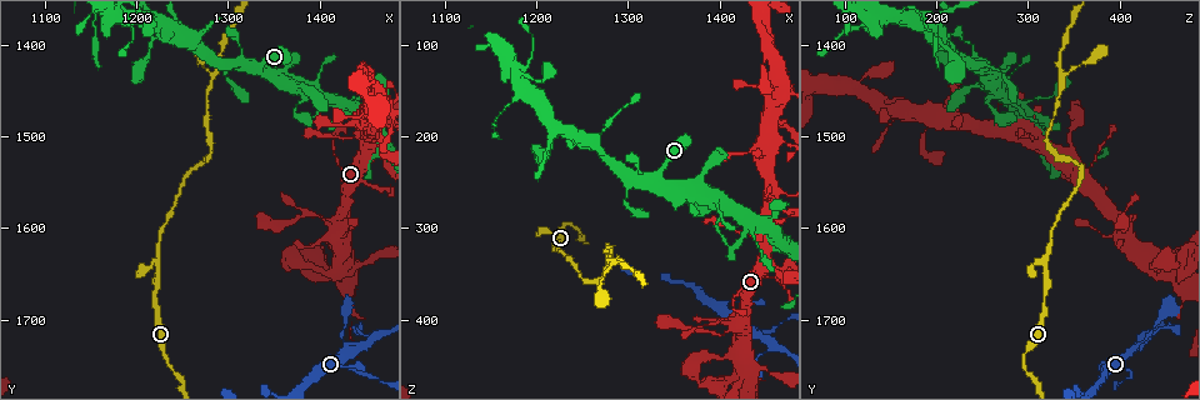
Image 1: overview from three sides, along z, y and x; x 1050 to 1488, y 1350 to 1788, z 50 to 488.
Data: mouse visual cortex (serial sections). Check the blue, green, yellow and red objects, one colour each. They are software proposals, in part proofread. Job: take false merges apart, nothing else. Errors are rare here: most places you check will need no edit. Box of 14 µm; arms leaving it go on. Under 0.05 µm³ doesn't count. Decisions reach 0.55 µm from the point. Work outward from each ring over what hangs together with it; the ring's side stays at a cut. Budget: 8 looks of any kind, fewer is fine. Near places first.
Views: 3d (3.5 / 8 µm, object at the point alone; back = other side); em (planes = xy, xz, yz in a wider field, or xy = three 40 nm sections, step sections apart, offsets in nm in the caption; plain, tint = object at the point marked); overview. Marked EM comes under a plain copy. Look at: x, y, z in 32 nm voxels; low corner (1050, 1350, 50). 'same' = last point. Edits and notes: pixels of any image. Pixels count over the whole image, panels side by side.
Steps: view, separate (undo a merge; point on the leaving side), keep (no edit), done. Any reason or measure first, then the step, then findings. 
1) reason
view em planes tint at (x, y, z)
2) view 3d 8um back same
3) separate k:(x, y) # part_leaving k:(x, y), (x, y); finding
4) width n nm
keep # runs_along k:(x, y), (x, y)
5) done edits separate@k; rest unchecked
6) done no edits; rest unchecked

arms part here
view 3d 3.5um at (1225, 1640, 320)

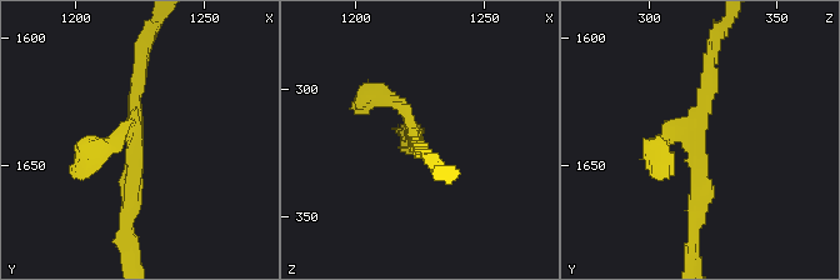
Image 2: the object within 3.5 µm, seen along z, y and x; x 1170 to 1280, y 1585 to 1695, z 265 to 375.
arms 3; arm_widths 200, 250, 250 nm; shape alone is not enough
view em xy step 3 tint at (1223, 1637, 320)

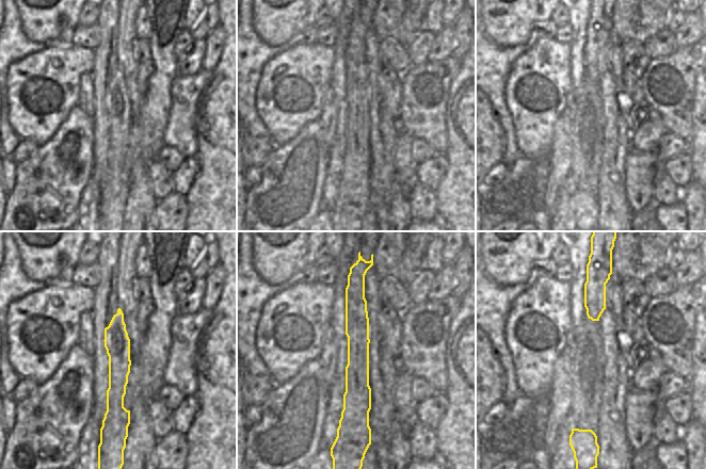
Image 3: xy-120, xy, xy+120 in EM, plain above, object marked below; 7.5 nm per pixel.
cut it another way
view em xy step 5 tint same

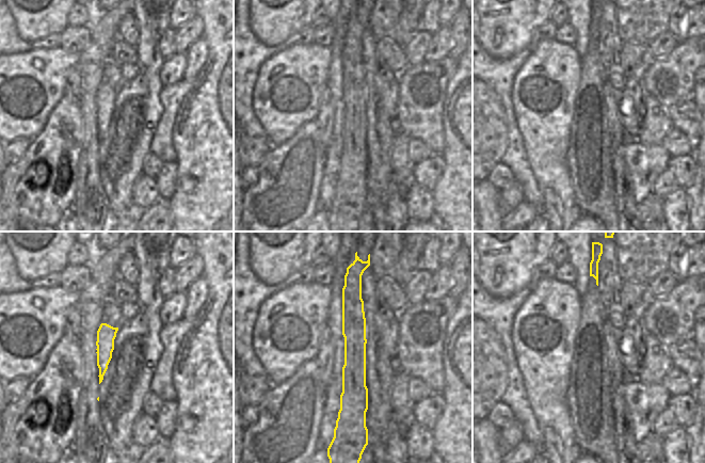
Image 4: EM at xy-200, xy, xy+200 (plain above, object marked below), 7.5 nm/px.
keep # runs_along 4:(358, 281), (354, 404), (345, 421); all the same cell

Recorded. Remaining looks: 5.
three-way junction
view 3d 3.5um at (1280, 1440, 340)

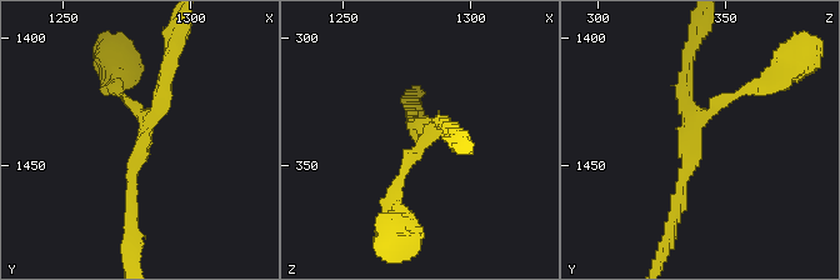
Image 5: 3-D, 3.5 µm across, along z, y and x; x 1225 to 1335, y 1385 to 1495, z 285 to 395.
arms 3; arm_widths 150, 150, 200 nm; need the tissue
view em xy step 2 tint at (1281, 1437, 336)

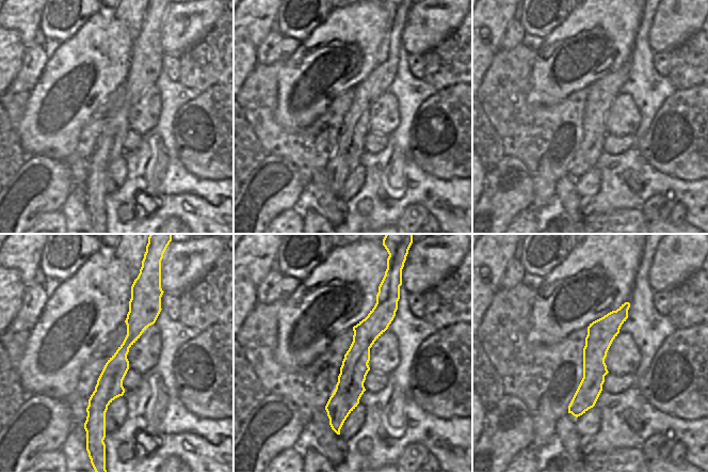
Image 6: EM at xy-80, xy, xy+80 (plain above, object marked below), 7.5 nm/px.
keep # runs_along 5:(675, 206), (691, 130), (753, 88); all the same cell

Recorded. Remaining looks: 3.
abrupt turn
view 3d 3.5um at (1460, 1485, 280)

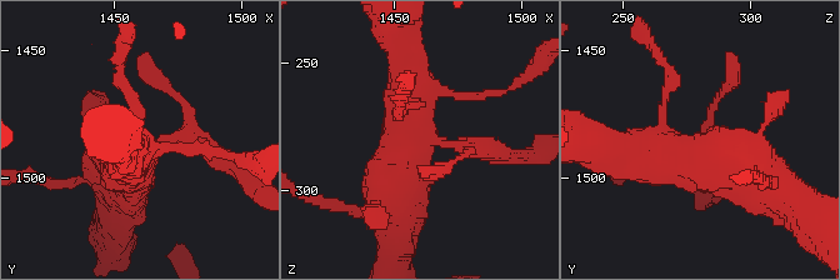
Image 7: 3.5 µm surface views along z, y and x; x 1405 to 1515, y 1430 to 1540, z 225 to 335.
view em xy step 2 tint at (1463, 1488, 280)

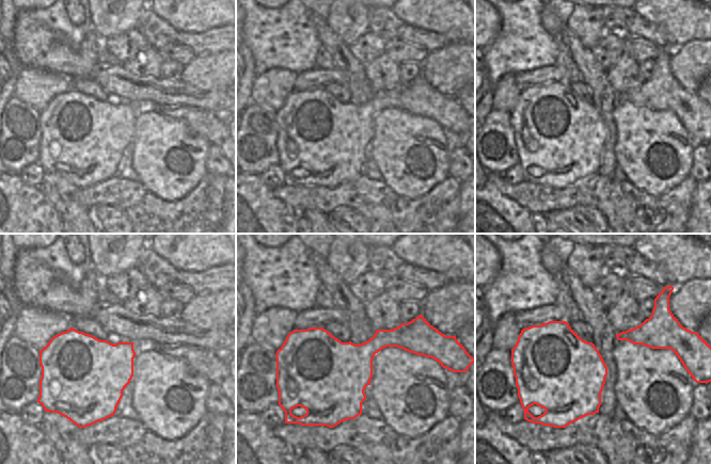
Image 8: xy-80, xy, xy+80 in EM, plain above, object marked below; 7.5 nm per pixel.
width 550 nm
keep # runs_along 7:(775, 180), (724, 160), (615, 149); all the same cell

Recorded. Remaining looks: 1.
done no edits; rest unchecked

